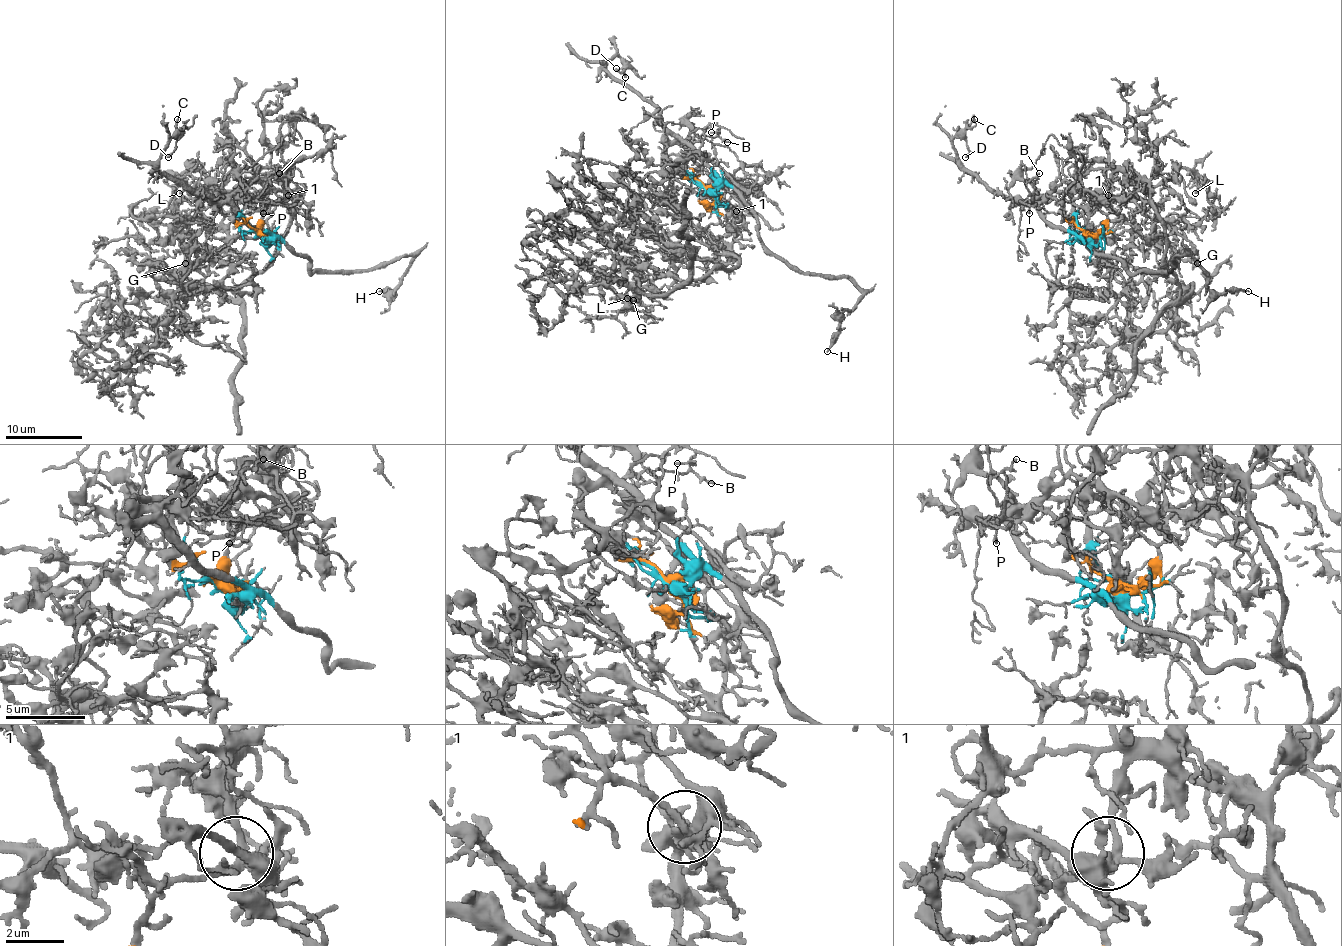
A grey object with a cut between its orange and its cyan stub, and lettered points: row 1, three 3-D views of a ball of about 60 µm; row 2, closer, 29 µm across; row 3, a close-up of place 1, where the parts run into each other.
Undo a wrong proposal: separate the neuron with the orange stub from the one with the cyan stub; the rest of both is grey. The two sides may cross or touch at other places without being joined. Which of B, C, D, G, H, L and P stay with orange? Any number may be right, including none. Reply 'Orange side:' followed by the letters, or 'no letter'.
Orange side: G, L

